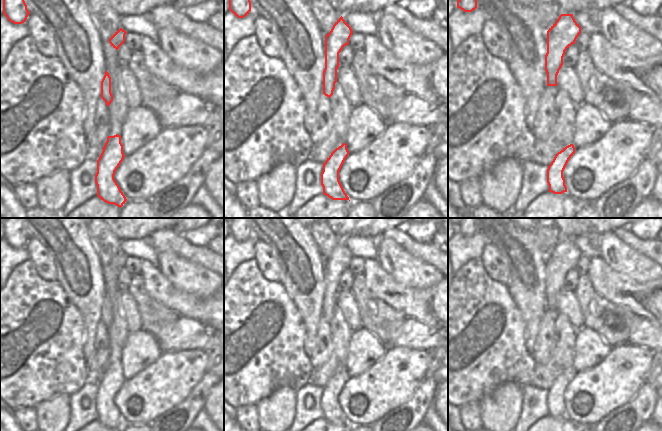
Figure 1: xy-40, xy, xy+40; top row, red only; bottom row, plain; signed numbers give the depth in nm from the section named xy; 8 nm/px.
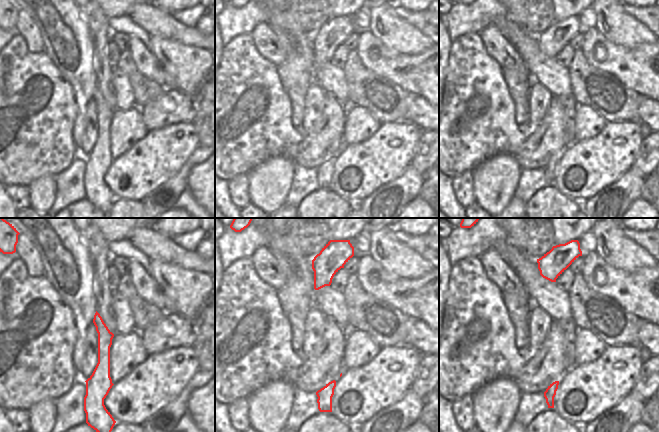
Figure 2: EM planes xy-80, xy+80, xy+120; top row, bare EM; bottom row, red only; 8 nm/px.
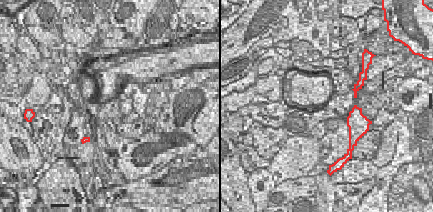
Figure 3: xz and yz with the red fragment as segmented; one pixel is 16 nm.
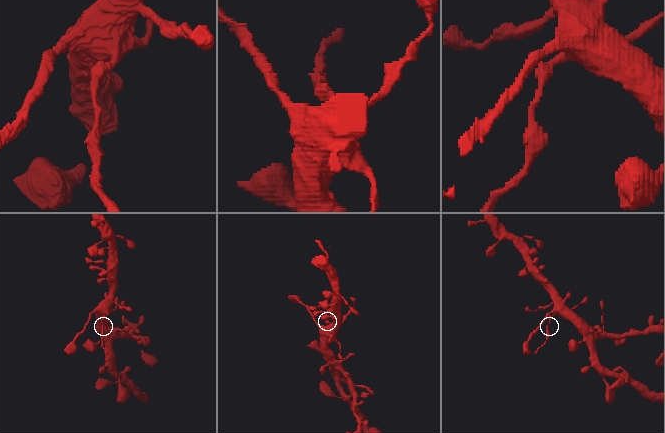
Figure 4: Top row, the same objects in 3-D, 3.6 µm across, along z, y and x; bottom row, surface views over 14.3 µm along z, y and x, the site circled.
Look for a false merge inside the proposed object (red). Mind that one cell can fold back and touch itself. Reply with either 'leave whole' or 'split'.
split

